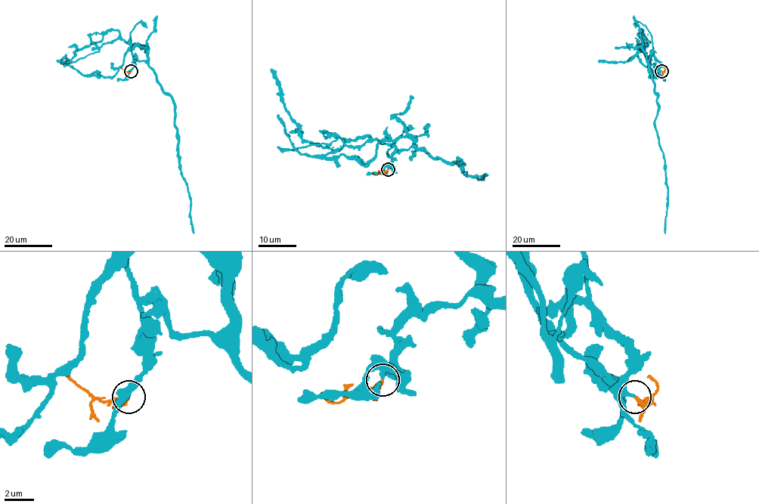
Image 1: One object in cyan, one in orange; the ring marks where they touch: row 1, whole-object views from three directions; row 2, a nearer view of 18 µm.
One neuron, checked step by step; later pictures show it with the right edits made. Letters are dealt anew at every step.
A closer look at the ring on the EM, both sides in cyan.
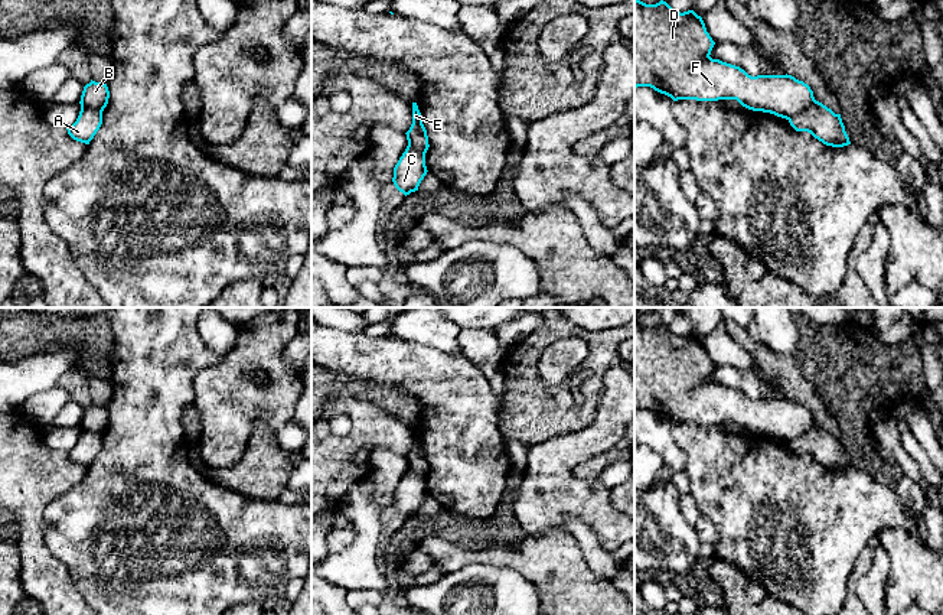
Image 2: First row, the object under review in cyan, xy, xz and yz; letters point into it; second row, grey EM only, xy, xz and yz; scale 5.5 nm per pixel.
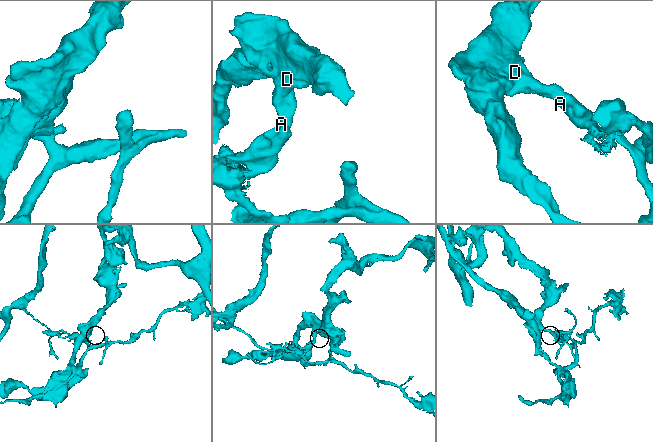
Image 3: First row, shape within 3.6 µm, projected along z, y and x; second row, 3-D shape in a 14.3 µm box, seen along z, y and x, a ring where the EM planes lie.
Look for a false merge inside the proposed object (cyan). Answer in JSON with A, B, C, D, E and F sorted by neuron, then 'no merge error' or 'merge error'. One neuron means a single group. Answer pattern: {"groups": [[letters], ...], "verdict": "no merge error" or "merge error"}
{"groups": [["A", "C"], ["B", "D", "E", "F"]], "verdict": "merge error"}

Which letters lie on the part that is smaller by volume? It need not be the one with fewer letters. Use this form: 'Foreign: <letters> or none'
Foreign: A, C

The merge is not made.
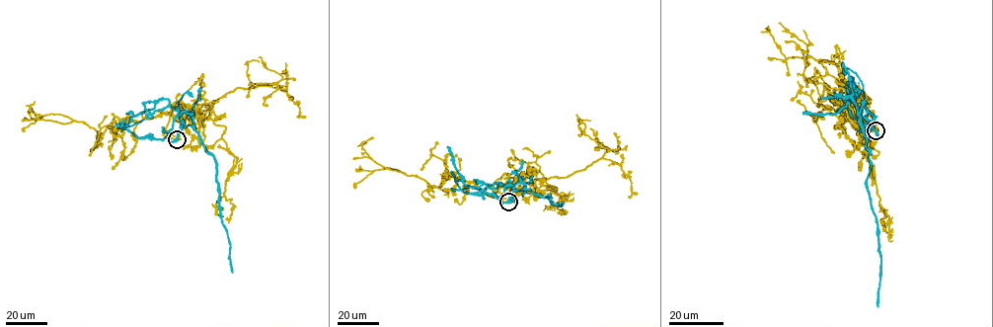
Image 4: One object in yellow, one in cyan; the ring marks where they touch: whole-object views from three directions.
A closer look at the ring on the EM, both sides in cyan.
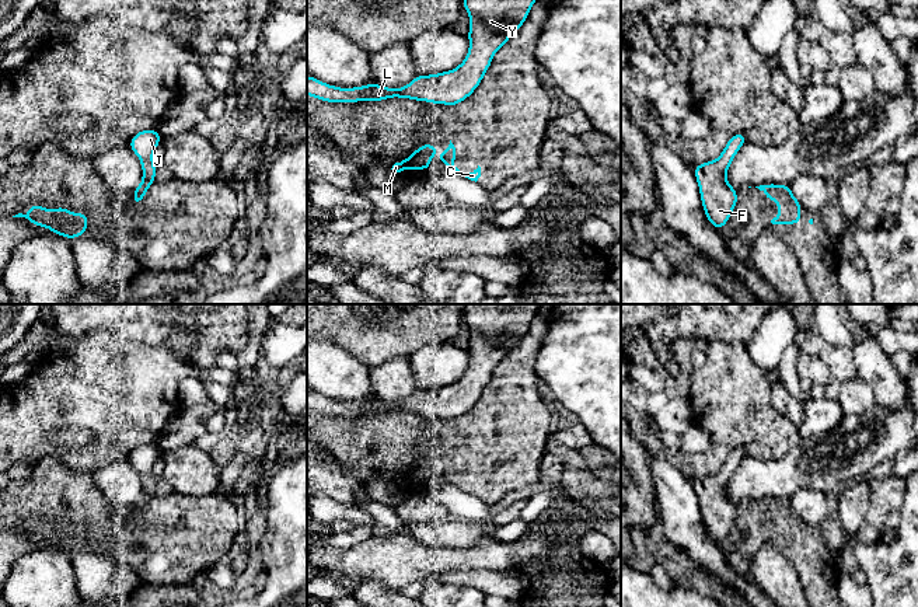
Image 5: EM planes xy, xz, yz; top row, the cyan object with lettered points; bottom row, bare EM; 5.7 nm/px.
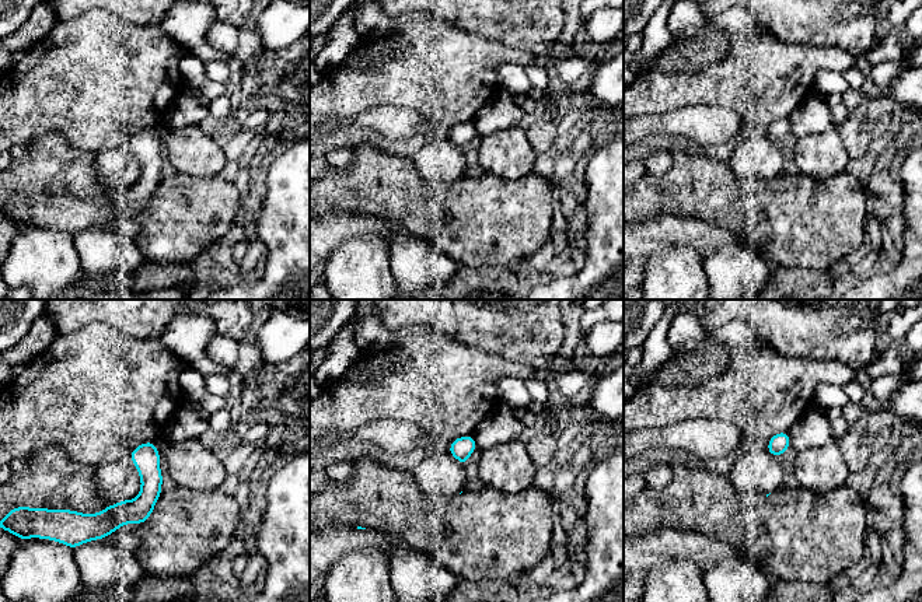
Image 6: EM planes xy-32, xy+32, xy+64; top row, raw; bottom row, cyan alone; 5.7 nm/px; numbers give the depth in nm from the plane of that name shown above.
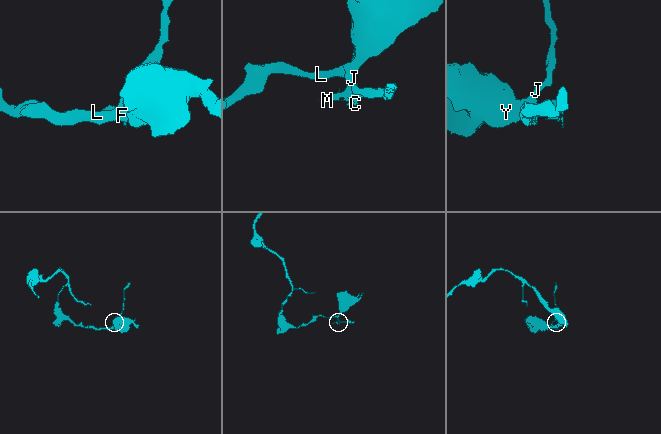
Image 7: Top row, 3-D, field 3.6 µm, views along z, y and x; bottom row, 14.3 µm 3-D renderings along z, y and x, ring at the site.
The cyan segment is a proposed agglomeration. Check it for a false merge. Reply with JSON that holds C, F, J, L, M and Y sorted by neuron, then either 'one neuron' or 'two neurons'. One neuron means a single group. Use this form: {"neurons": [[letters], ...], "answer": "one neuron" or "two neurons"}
{"neurons": [["C", "M"], ["F", "J", "L", "Y"]], "answer": "two neurons"}

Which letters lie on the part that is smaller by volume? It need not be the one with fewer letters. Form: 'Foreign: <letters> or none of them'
Foreign: C, M

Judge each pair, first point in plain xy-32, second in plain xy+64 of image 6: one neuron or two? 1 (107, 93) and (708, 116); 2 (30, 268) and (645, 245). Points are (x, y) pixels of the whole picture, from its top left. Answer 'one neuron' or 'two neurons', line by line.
1: two neurons
2: two neurons

